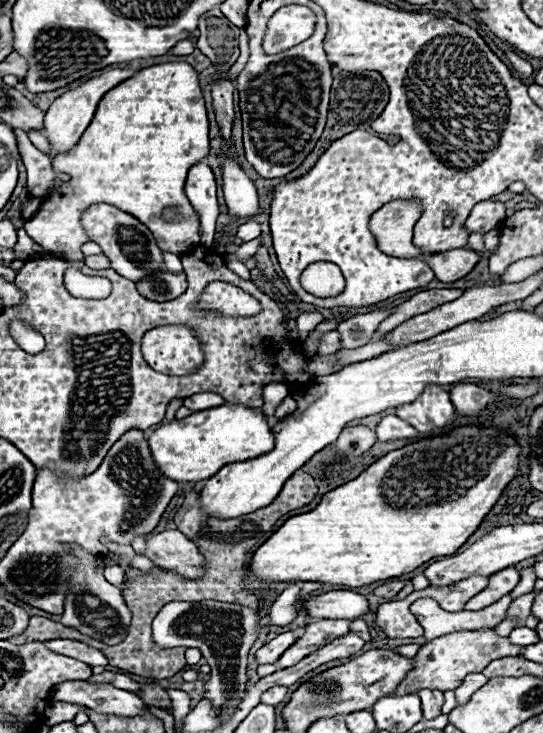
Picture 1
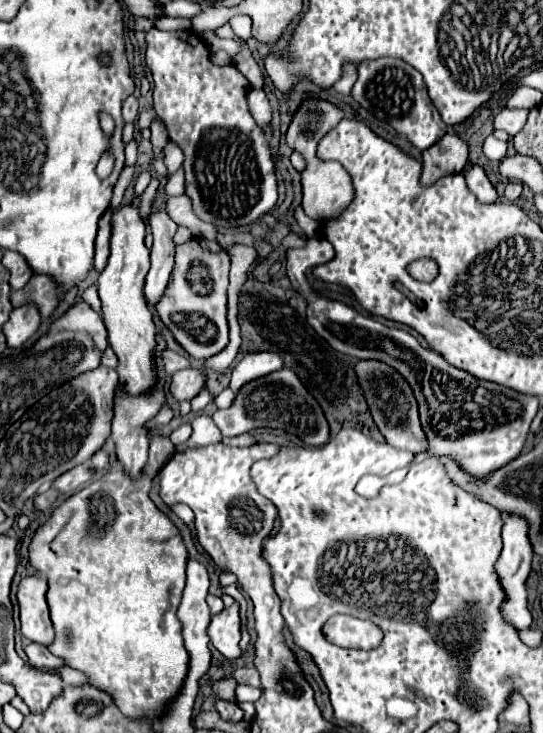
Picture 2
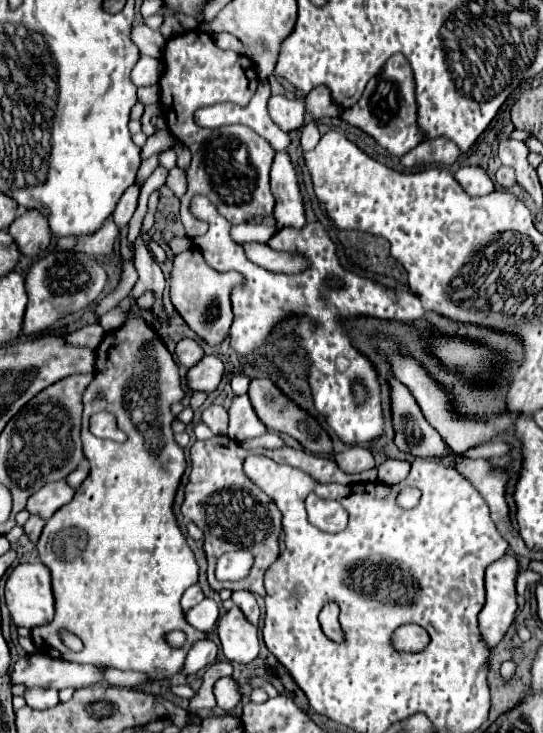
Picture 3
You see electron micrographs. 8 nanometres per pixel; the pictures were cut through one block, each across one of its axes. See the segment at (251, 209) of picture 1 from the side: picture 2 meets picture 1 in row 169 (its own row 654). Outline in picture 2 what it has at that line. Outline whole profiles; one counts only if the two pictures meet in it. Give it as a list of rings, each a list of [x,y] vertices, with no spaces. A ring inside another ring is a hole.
[[[234,602],[230,608],[224,608],[220,614],[212,616],[212,622],[208,626],[208,636],[214,648],[228,660],[234,660],[242,654],[238,648],[240,642],[240,616],[238,616],[238,604]]]

